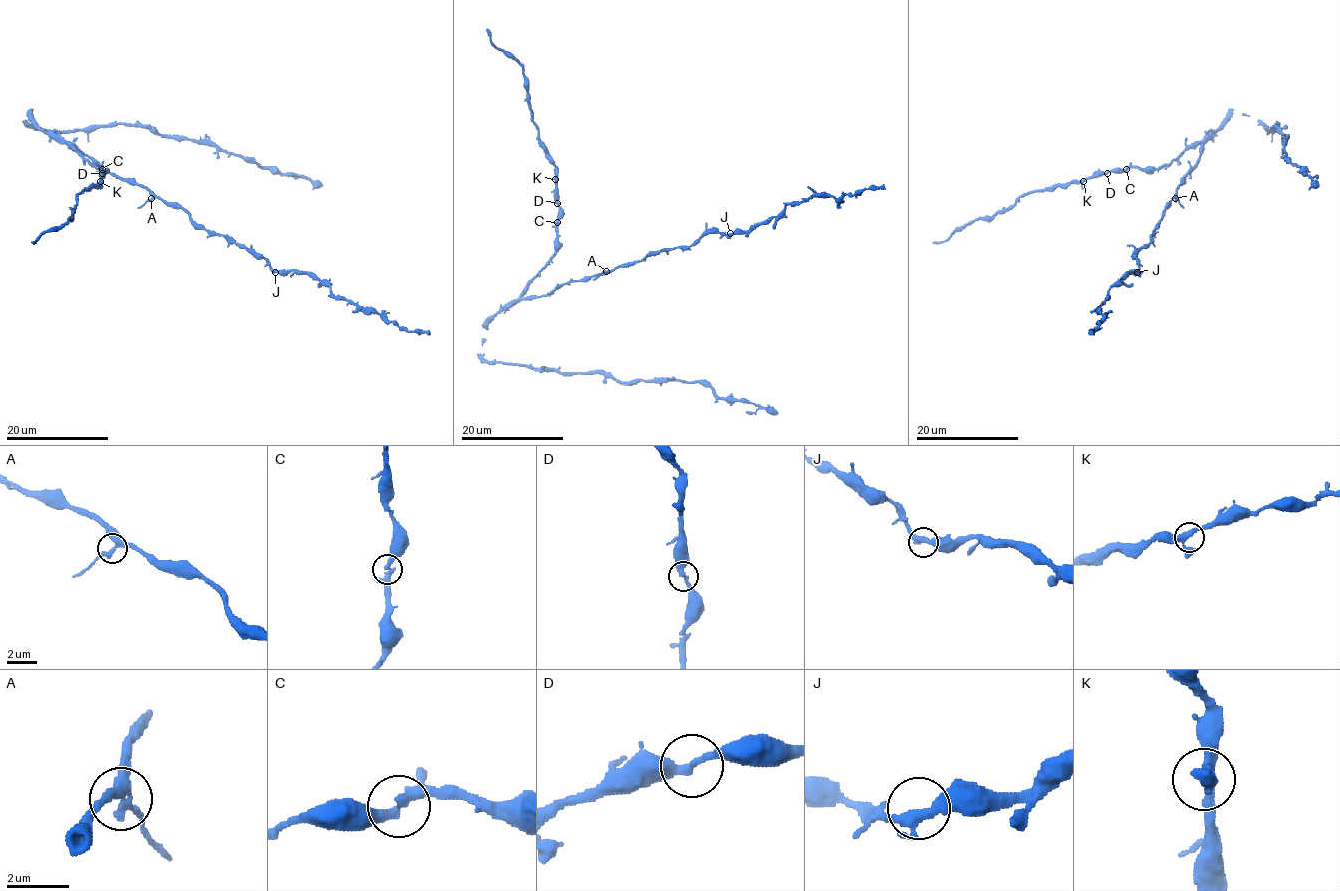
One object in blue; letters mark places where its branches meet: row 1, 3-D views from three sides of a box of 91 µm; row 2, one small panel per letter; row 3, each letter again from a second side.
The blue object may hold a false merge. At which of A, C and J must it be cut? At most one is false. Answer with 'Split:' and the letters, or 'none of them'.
Split: none of them

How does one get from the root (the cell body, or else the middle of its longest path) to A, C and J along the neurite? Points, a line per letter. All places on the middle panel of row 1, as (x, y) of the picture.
A: (538, 297), (549, 296), (563, 284), (586, 280), (606, 271)
C: (538, 297), (524, 297), (523, 289), (555, 251), (556, 223)
J: (538, 297), (549, 296), (563, 284), (632, 265), (661, 250), (688, 247), (711, 232), (730, 233)

